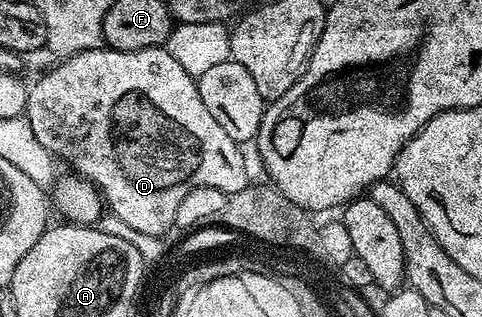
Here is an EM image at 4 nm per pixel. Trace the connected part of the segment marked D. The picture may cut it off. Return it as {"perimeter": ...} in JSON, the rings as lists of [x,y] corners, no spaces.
{"perimeter":[[[100,47],[93,50],[84,50],[82,53],[71,54],[64,59],[57,61],[58,65],[54,69],[49,69],[37,82],[32,82],[29,85],[29,94],[27,95],[27,107],[25,108],[23,116],[31,123],[31,131],[35,131],[35,139],[39,139],[39,143],[43,143],[43,147],[48,153],[53,154],[58,162],[66,161],[70,165],[72,172],[78,177],[83,177],[90,181],[91,184],[97,186],[98,193],[101,194],[104,204],[107,206],[108,212],[114,217],[123,219],[123,223],[127,223],[131,227],[135,227],[135,231],[143,231],[143,235],[155,235],[160,237],[168,234],[168,229],[171,230],[177,223],[177,212],[179,211],[179,203],[183,203],[183,195],[187,195],[187,191],[191,191],[195,187],[215,187],[219,191],[223,191],[226,195],[242,191],[251,184],[251,177],[249,177],[249,169],[245,166],[245,157],[241,154],[242,146],[231,139],[231,135],[227,135],[227,131],[223,131],[223,127],[219,127],[219,123],[215,123],[215,118],[211,116],[211,111],[207,111],[207,106],[203,103],[203,99],[199,99],[199,91],[197,90],[197,82],[187,71],[183,71],[183,67],[179,67],[179,63],[172,55],[169,54],[168,48],[158,47],[156,49],[140,49],[139,51],[119,51],[118,49],[110,49],[108,47]]]}

